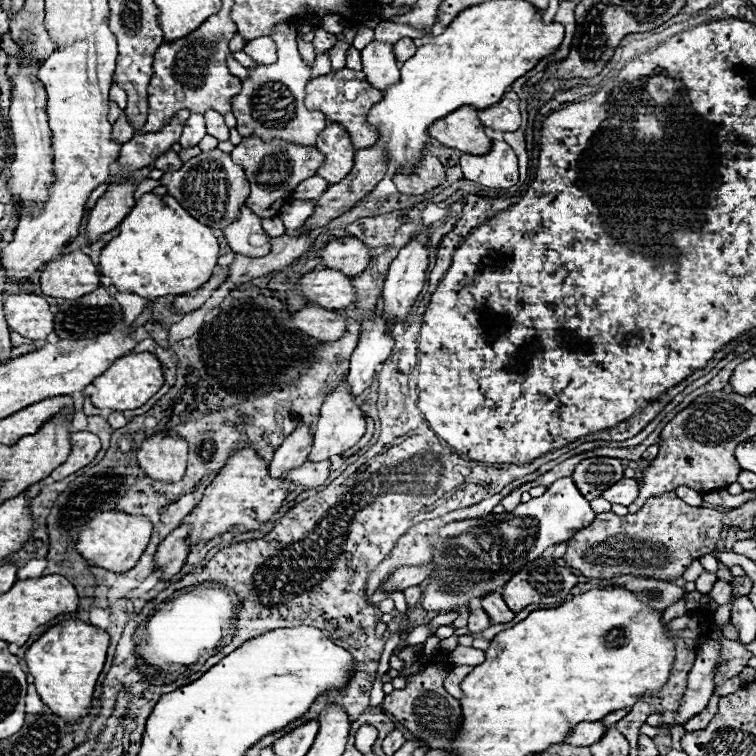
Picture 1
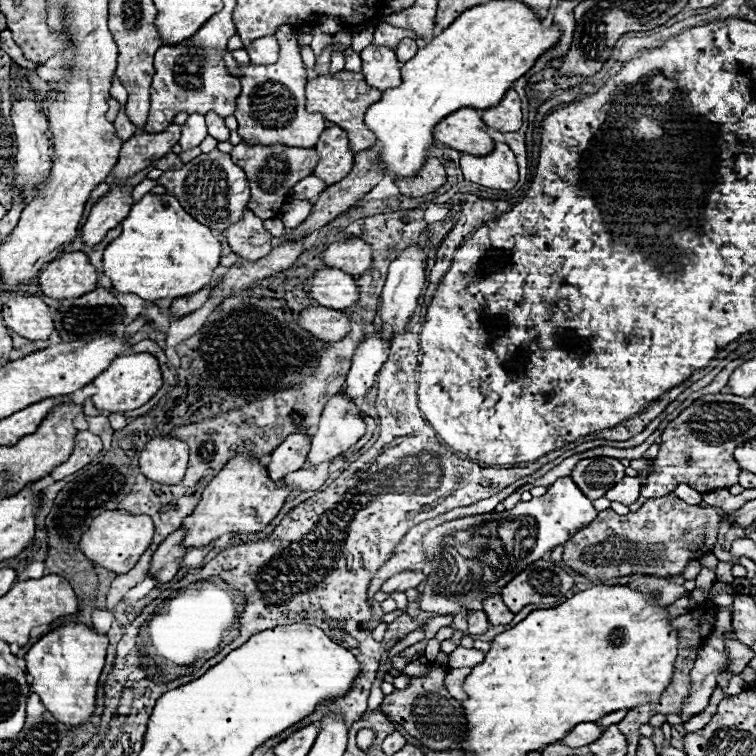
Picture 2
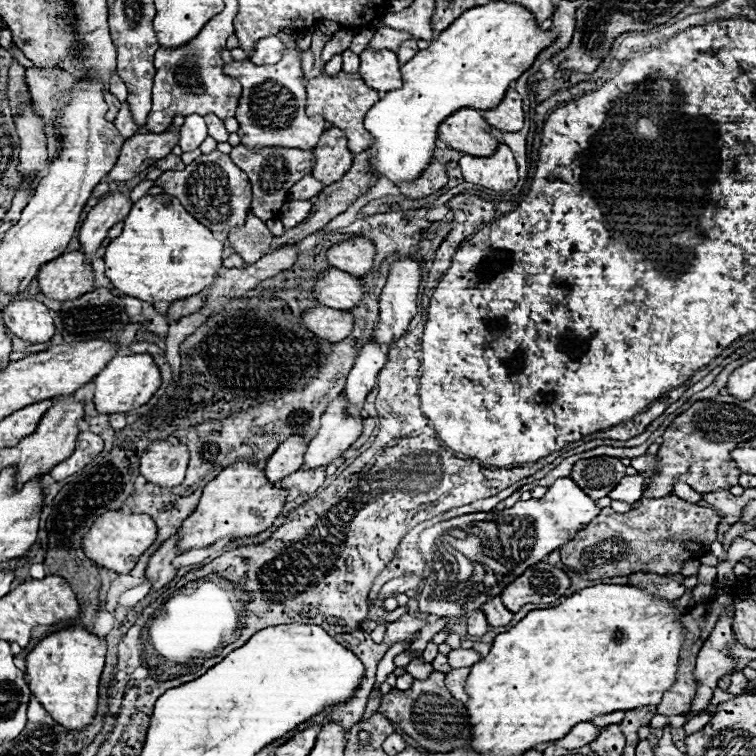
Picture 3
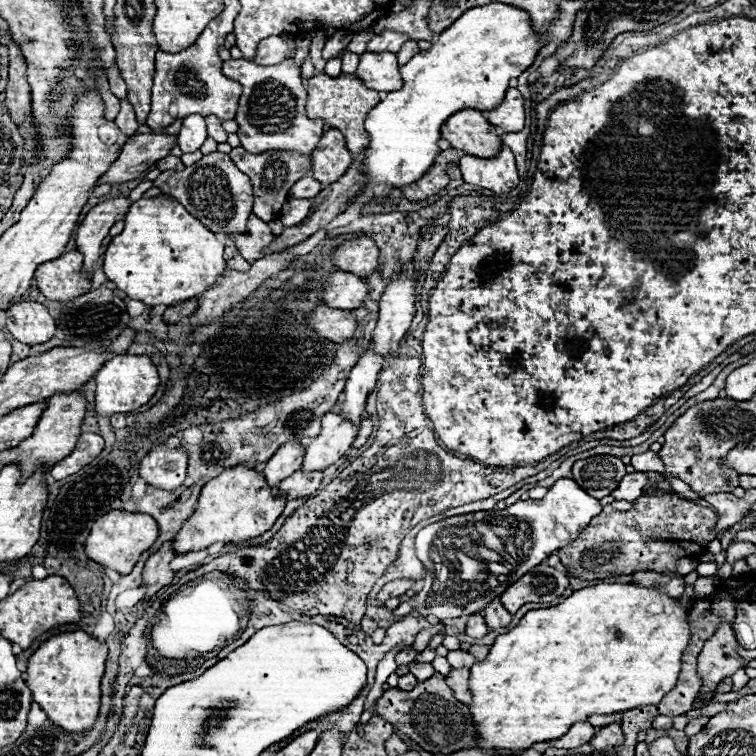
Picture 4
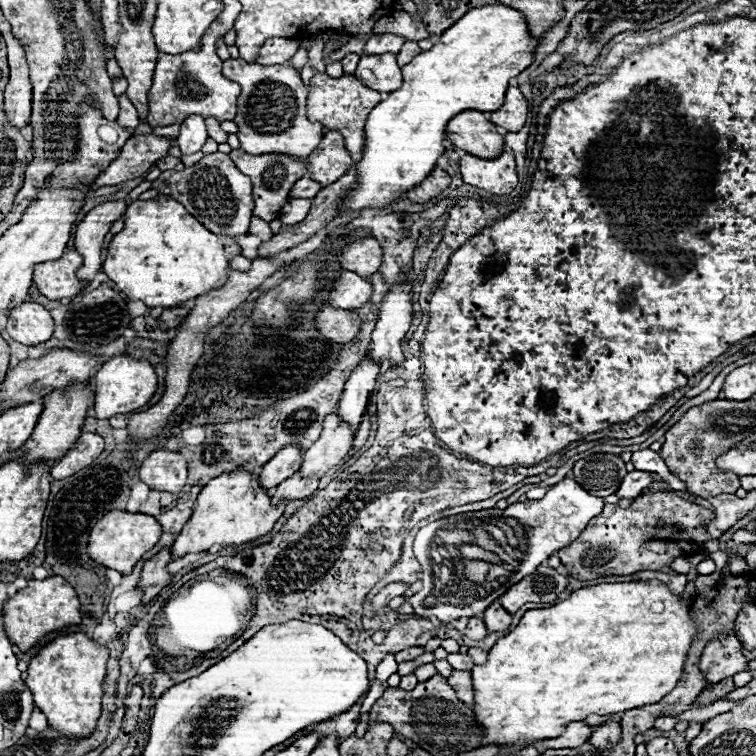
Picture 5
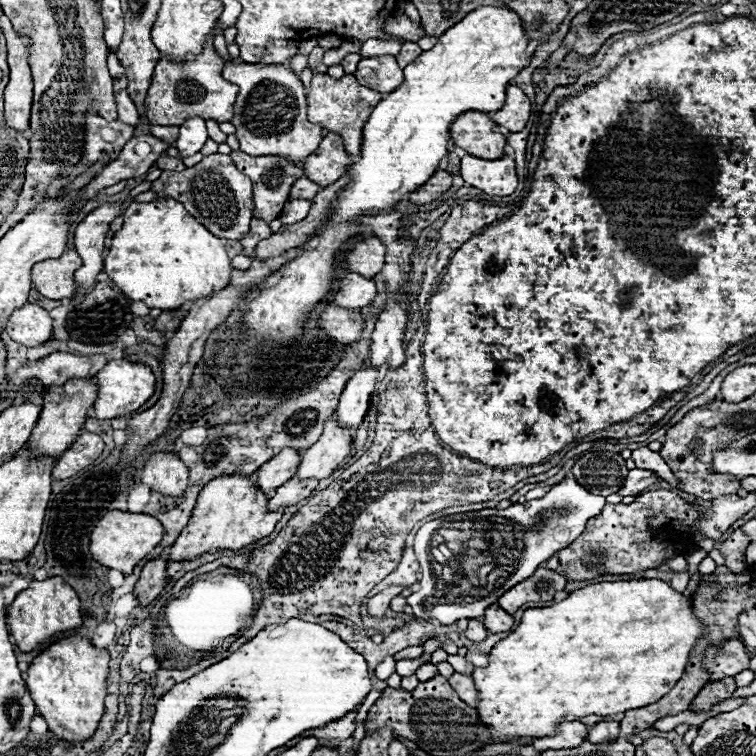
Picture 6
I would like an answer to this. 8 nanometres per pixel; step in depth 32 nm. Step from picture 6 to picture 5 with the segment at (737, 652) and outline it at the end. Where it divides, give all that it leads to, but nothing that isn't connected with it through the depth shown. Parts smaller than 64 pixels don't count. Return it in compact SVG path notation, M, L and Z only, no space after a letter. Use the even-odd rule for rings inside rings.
M722 634L718 640L708 642L702 652L700 668L708 678L708 684L716 684L728 676L738 674L748 668L748 660L742 654L742 644L736 636Z

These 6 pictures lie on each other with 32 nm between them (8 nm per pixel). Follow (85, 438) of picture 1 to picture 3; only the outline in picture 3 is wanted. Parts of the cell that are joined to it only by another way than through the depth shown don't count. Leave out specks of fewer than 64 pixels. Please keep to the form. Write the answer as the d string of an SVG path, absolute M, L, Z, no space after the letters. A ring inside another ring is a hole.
M80 432L78 436L78 442L76 442L76 450L72 452L70 458L66 458L64 462L56 464L52 470L50 470L50 476L54 480L64 480L66 476L72 476L76 474L78 470L82 470L86 464L90 464L104 448L104 442L98 434L92 434L92 432Z

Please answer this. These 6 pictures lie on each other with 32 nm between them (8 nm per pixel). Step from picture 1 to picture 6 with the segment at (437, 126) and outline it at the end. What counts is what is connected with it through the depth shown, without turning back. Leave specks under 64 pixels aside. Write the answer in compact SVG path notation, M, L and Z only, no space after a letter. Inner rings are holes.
M472 110L460 114L450 126L450 136L456 146L484 160L498 160L506 154L506 138L500 134L500 126L492 122L486 112Z

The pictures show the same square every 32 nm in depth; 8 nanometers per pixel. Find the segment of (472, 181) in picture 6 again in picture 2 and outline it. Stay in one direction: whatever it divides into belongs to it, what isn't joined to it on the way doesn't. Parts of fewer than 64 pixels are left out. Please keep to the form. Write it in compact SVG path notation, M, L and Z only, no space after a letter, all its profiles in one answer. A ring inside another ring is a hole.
M496 142L496 148L488 156L462 154L460 168L468 182L492 188L510 190L518 182L518 166L512 150L504 142Z

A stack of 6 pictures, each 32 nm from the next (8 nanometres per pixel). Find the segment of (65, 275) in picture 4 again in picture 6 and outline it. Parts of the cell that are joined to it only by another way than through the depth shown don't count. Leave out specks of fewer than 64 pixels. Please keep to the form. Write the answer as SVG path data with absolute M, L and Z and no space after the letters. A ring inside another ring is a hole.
M66 250L56 260L38 262L30 272L32 284L42 296L50 300L68 300L76 292L74 272L80 268L80 264L80 256L74 250Z

